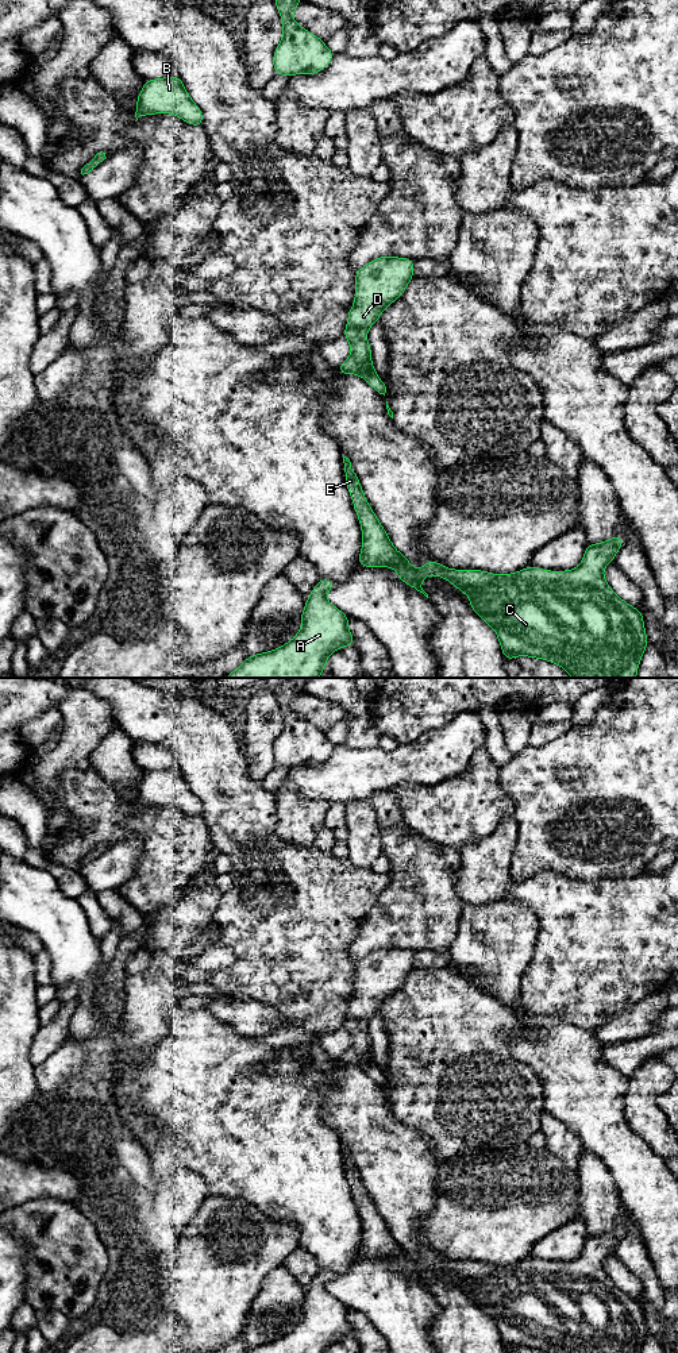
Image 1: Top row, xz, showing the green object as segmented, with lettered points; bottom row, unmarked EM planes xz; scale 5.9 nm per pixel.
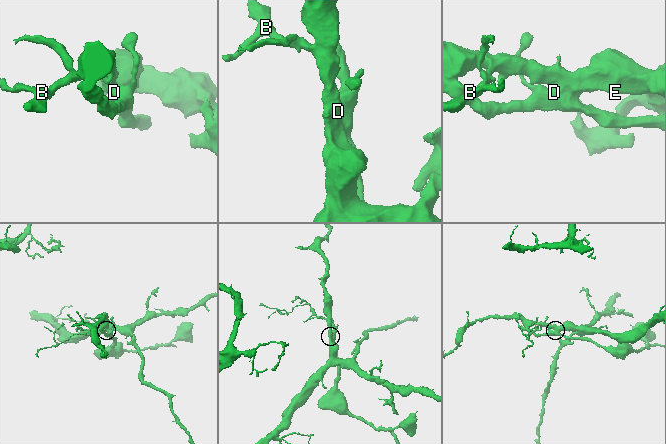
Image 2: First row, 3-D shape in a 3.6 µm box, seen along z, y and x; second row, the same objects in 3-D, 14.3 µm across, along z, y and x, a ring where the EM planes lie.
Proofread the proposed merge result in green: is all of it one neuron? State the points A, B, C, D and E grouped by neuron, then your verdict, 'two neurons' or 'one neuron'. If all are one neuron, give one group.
A B C E / D | two neurons

